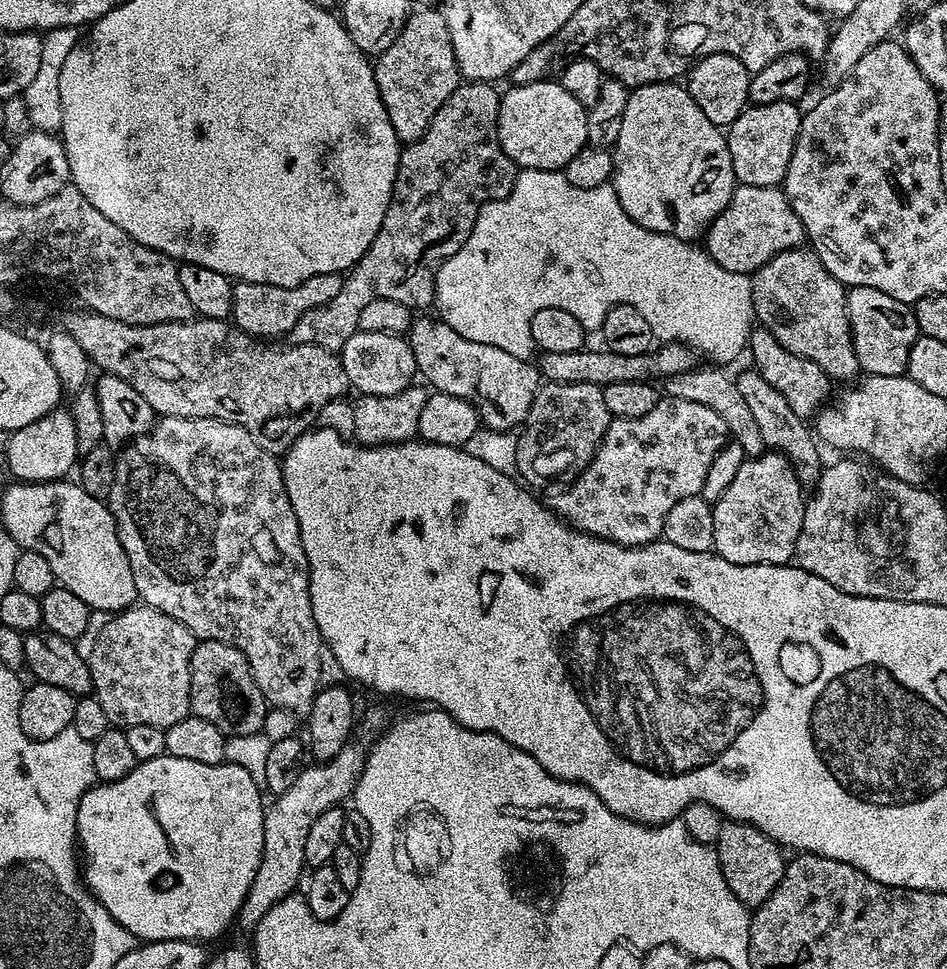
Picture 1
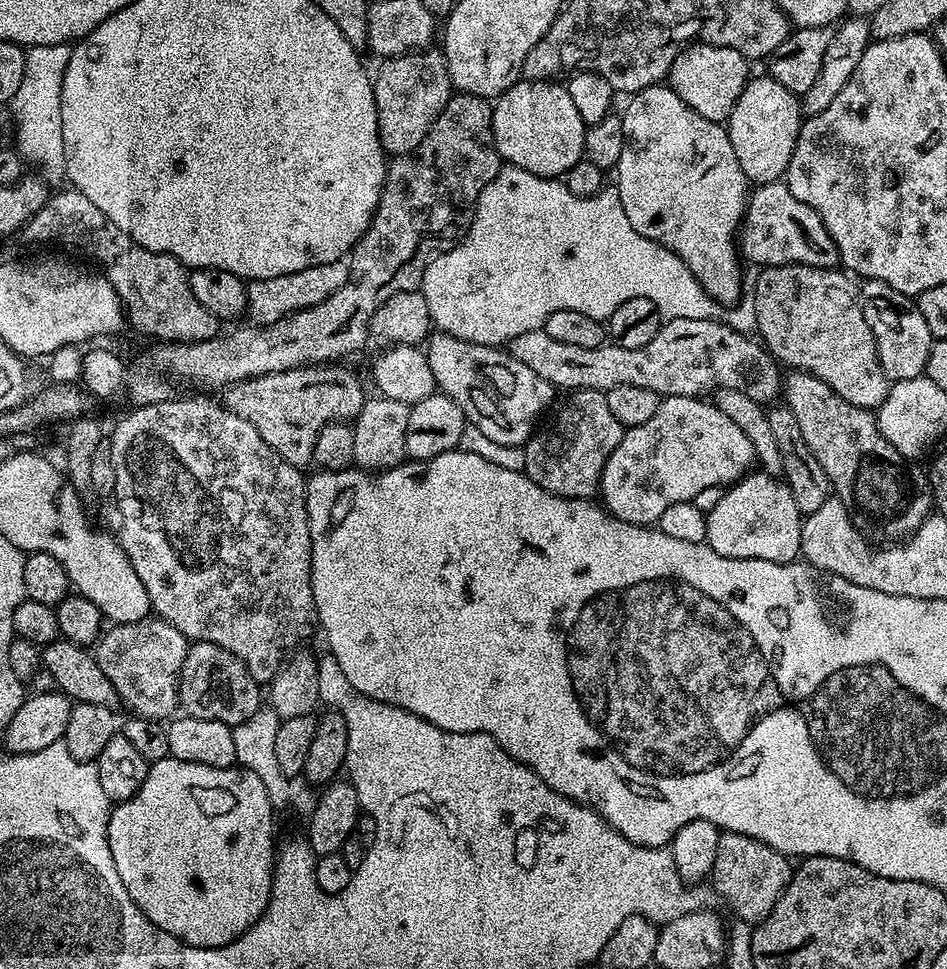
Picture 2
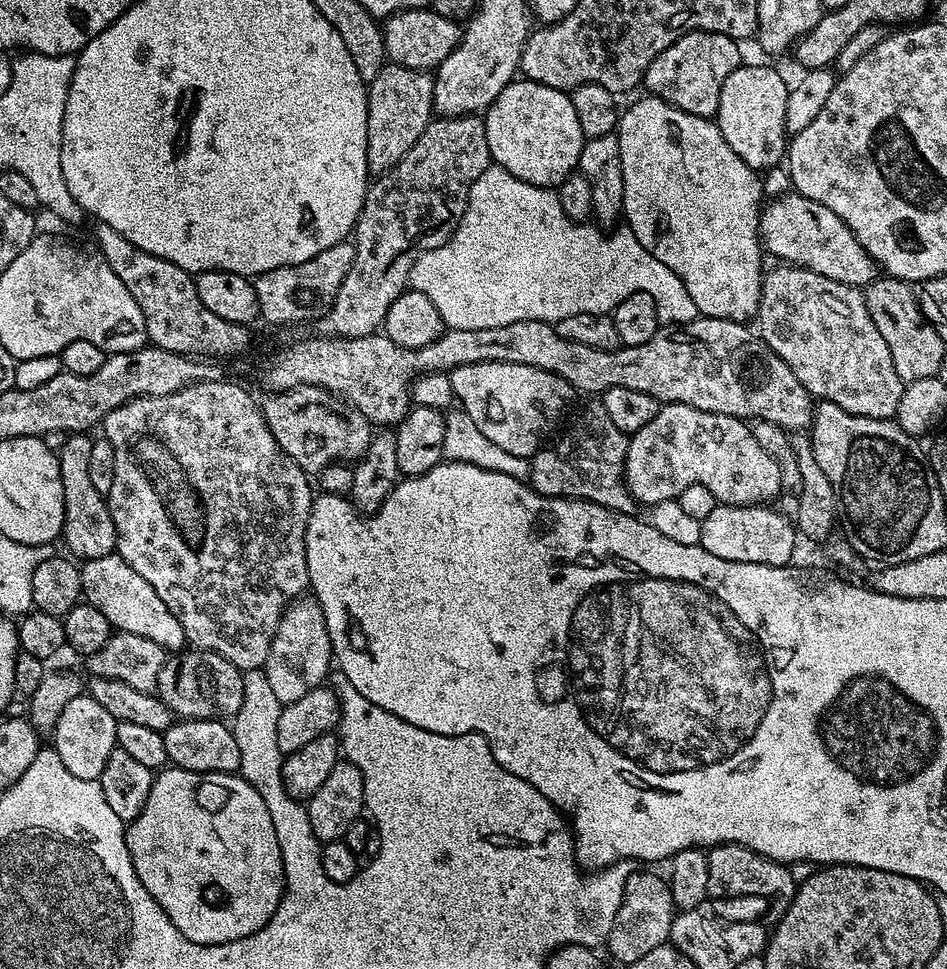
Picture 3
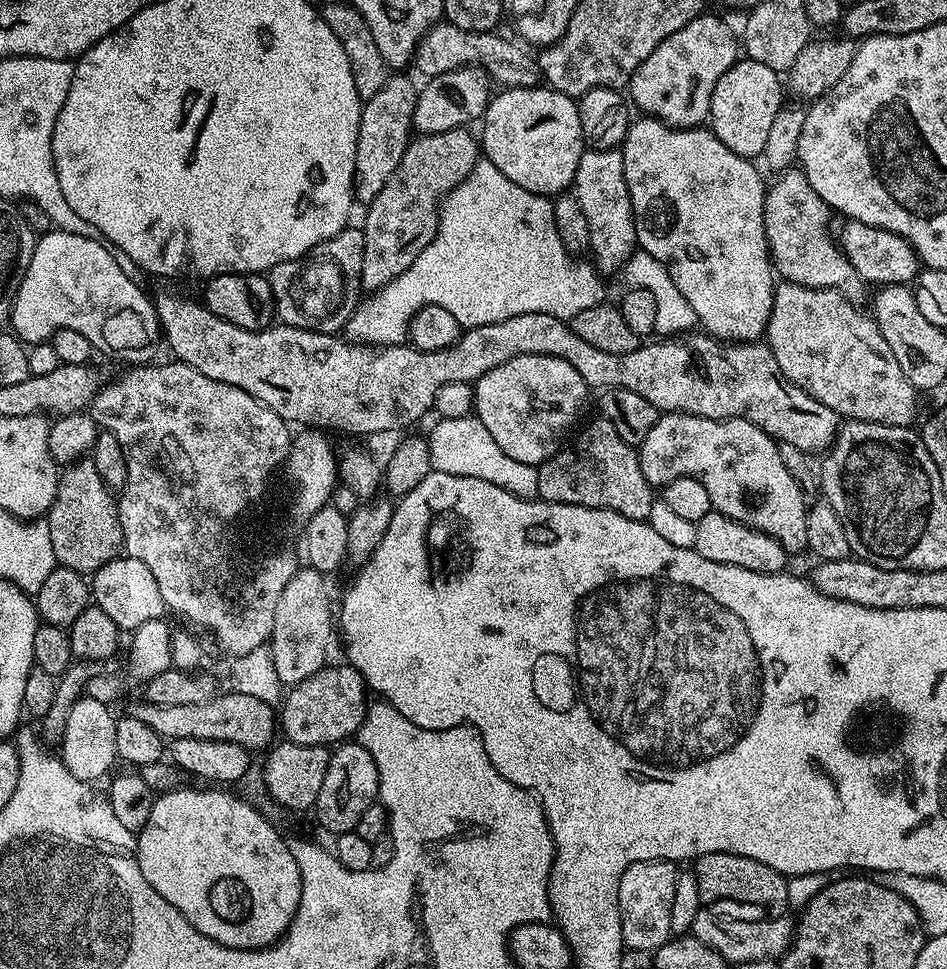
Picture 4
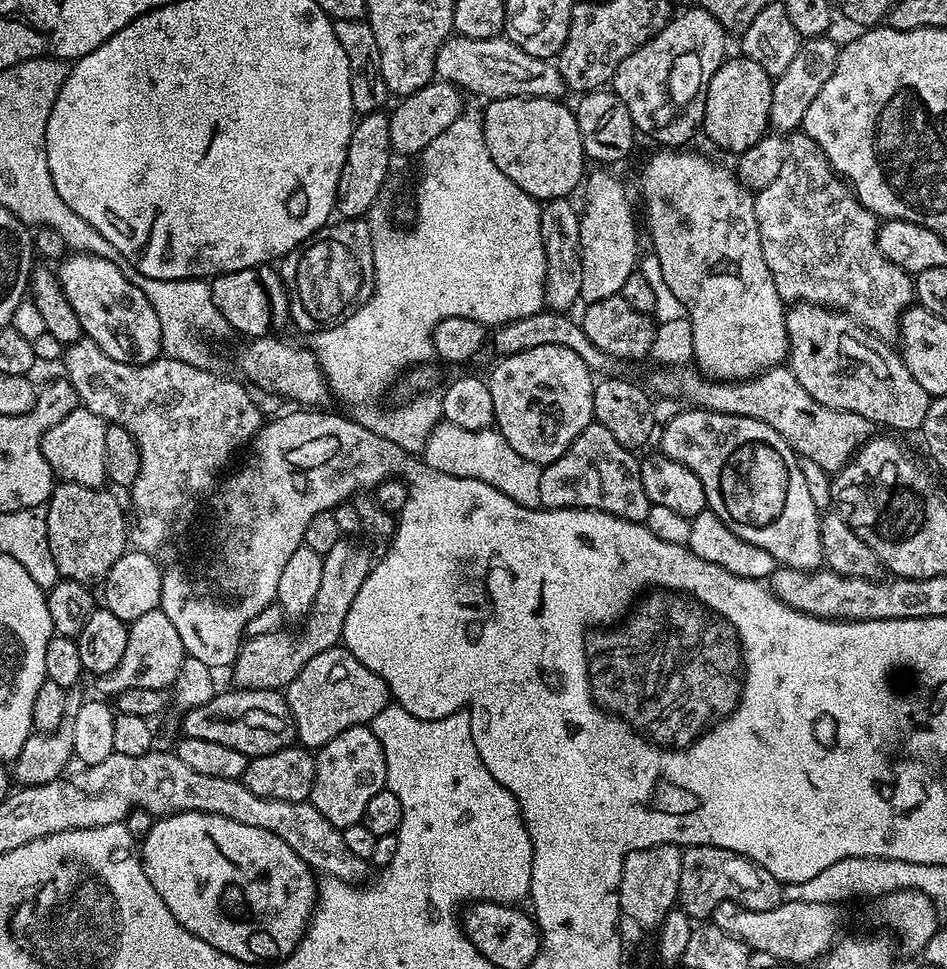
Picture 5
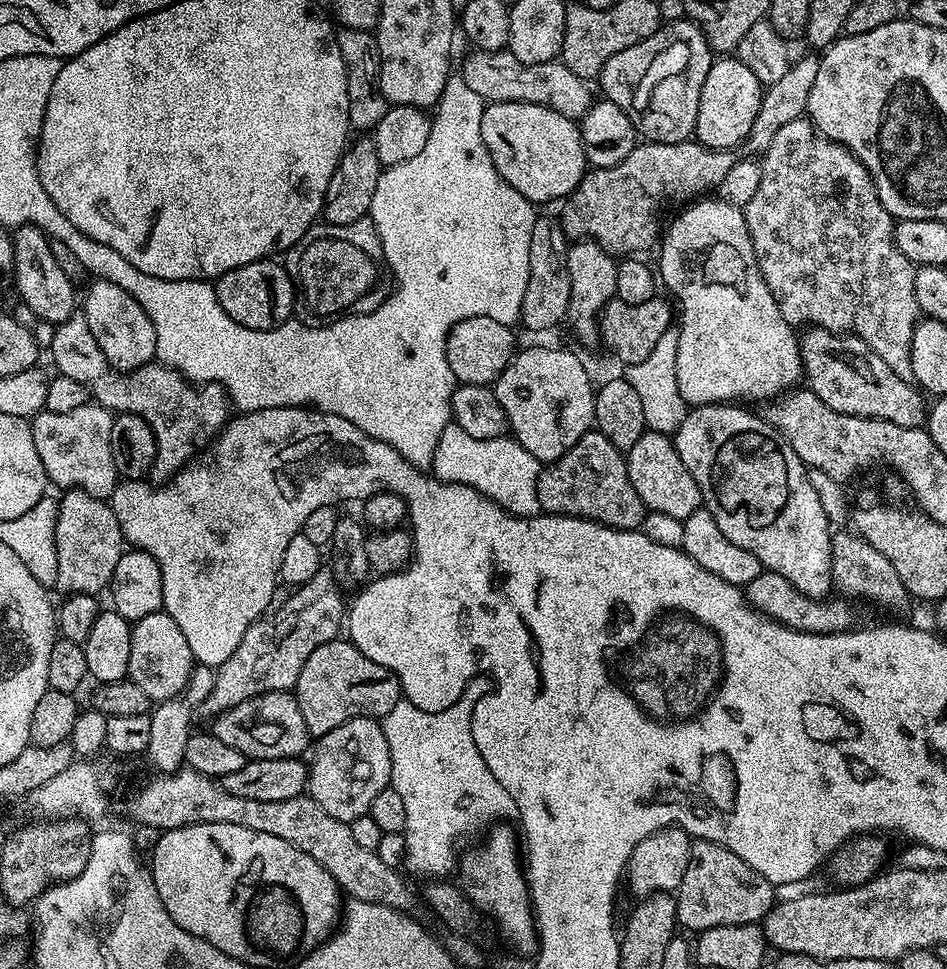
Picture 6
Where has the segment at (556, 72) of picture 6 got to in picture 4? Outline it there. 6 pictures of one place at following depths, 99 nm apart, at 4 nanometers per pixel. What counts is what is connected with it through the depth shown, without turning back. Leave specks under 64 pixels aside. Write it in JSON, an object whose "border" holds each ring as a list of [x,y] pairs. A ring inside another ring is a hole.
{"border":[[[447,22],[433,24],[431,30],[420,40],[420,45],[416,47],[414,68],[417,68],[424,78],[431,78],[455,68],[475,66],[484,69],[495,83],[497,80],[504,88],[533,87],[538,80],[537,61],[533,57],[531,60],[519,43],[511,44],[510,41],[496,35],[492,32],[458,30],[458,26]]]}

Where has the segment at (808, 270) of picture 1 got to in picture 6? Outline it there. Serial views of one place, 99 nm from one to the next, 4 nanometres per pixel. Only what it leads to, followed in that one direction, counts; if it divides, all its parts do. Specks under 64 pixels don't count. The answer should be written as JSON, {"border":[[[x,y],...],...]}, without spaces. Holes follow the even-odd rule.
{"border":[[[809,327],[805,332],[808,333],[799,337],[800,357],[804,363],[803,379],[813,394],[830,406],[830,410],[894,422],[894,426],[907,428],[918,428],[925,423],[925,397],[909,381],[898,378],[882,358],[867,350],[847,352],[840,348],[845,337],[825,328]]]}

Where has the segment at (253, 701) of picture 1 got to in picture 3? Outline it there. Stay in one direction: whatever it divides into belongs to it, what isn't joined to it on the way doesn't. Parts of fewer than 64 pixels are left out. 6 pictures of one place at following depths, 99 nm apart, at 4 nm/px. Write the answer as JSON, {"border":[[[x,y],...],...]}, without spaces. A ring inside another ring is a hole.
{"border":[[[184,650],[175,658],[165,659],[154,692],[177,717],[185,720],[227,721],[235,717],[236,711],[242,706],[244,673],[213,652]]]}

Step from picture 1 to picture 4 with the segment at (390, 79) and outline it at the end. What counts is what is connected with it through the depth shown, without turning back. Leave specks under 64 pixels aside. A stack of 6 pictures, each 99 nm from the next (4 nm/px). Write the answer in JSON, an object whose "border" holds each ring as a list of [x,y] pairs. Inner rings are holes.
{"border":[[[404,74],[389,75],[388,81],[374,94],[374,98],[363,101],[360,110],[360,129],[358,130],[358,146],[356,147],[356,182],[354,185],[354,196],[361,205],[367,206],[376,197],[378,190],[386,186],[390,174],[398,170],[398,162],[402,162],[402,154],[406,154],[409,140],[413,139],[414,129],[412,126],[412,115],[416,105],[417,85],[412,85],[404,77]]]}

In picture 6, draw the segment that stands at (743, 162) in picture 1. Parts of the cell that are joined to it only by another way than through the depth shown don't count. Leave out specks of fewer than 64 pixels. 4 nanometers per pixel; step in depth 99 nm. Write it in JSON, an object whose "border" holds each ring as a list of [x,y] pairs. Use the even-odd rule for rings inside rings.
{"border":[[[713,59],[710,74],[706,74],[706,83],[702,86],[702,98],[698,100],[695,139],[707,148],[739,149],[758,118],[763,97],[764,88],[741,60]]]}

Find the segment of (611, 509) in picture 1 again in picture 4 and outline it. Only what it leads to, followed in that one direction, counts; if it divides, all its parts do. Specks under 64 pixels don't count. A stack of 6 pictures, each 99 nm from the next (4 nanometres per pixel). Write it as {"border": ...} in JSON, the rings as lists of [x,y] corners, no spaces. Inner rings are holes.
{"border":[[[669,412],[661,415],[654,430],[650,430],[650,434],[646,434],[646,438],[639,444],[638,451],[642,474],[648,484],[659,485],[660,472],[665,481],[679,476],[694,478],[702,482],[702,486],[706,486],[706,494],[710,494],[713,509],[723,516],[729,516],[747,528],[773,536],[786,550],[805,547],[806,514],[809,510],[809,505],[804,504],[806,494],[798,486],[790,470],[786,470],[780,444],[758,425],[749,420],[715,420],[705,416],[692,416],[689,412]]]}

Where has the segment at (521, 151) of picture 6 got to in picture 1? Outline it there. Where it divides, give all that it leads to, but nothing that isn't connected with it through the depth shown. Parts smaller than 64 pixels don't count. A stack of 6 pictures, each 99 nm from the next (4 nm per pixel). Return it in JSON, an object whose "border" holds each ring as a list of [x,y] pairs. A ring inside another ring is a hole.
{"border":[[[545,78],[534,84],[518,84],[503,93],[496,119],[496,137],[500,139],[501,150],[517,169],[563,170],[570,158],[588,144],[585,105],[580,104],[574,94],[566,94],[560,83],[550,81]]]}

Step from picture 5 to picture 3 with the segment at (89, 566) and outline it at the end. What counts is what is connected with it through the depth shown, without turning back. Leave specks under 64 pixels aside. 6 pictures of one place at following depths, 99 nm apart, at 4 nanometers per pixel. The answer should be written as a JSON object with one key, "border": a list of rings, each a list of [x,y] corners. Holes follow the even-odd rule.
{"border":[[[71,433],[58,449],[59,474],[62,477],[64,496],[64,522],[62,542],[75,559],[85,561],[111,556],[115,553],[117,530],[109,512],[107,497],[100,495],[91,484],[90,457],[93,439],[87,433]]]}

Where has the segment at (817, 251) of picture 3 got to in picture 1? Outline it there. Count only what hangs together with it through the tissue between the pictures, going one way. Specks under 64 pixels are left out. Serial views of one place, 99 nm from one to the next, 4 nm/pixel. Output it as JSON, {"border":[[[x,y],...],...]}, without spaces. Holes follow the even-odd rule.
{"border":[[[740,184],[732,192],[728,205],[716,215],[716,219],[706,229],[706,255],[717,269],[725,273],[751,274],[766,262],[770,262],[770,258],[797,247],[796,236],[804,235],[804,225],[797,220],[796,212],[783,187],[763,188]]]}

